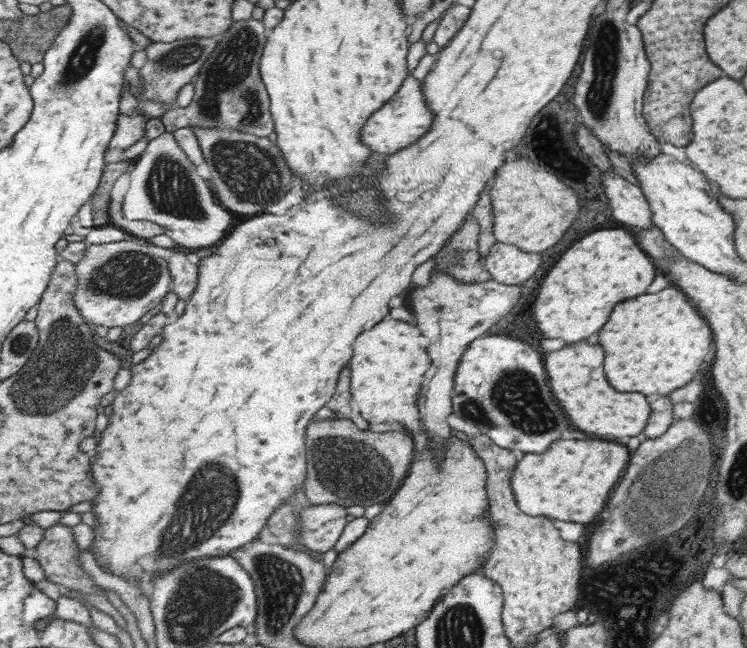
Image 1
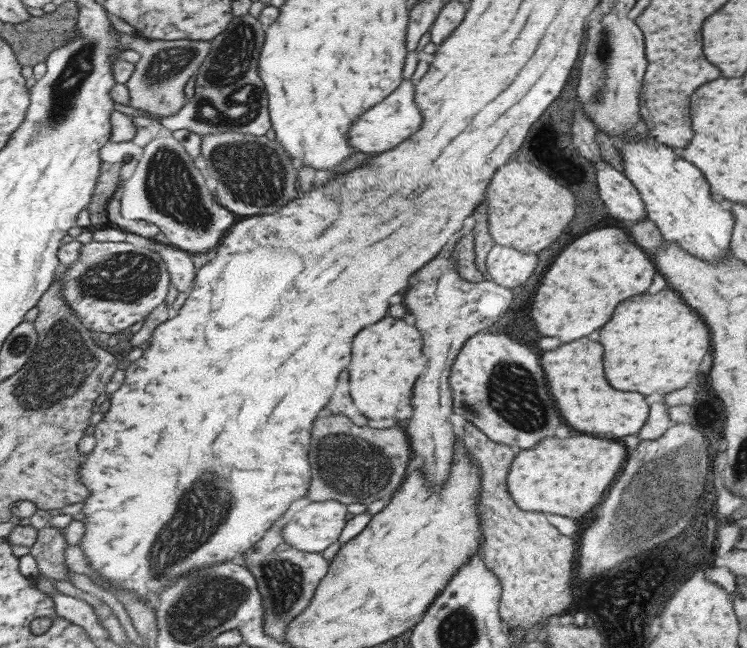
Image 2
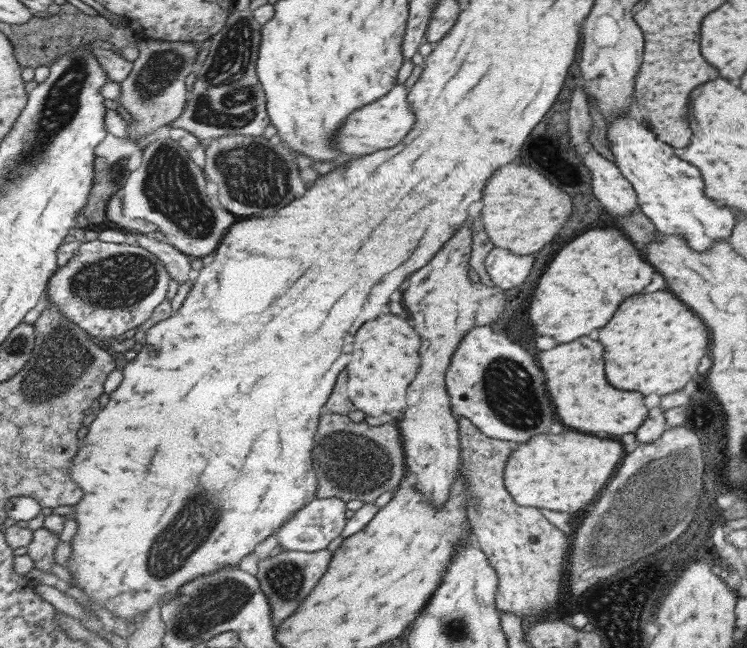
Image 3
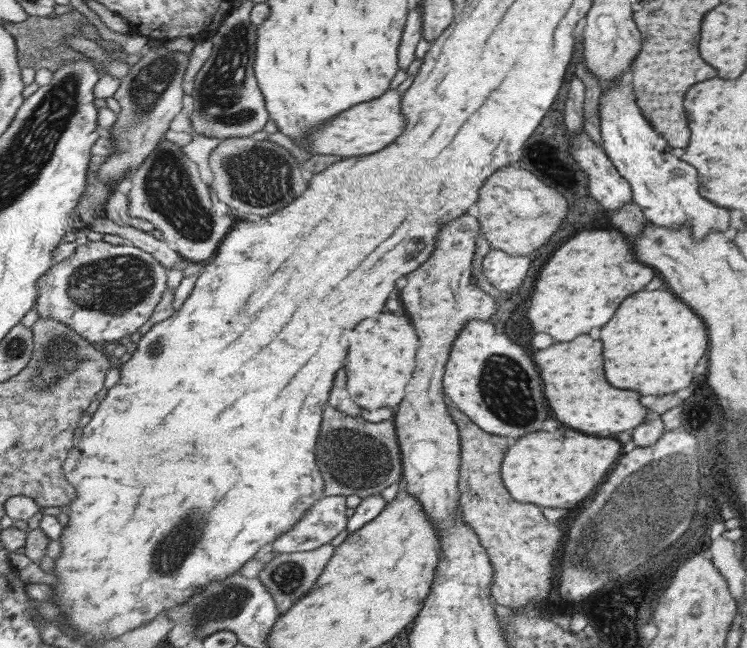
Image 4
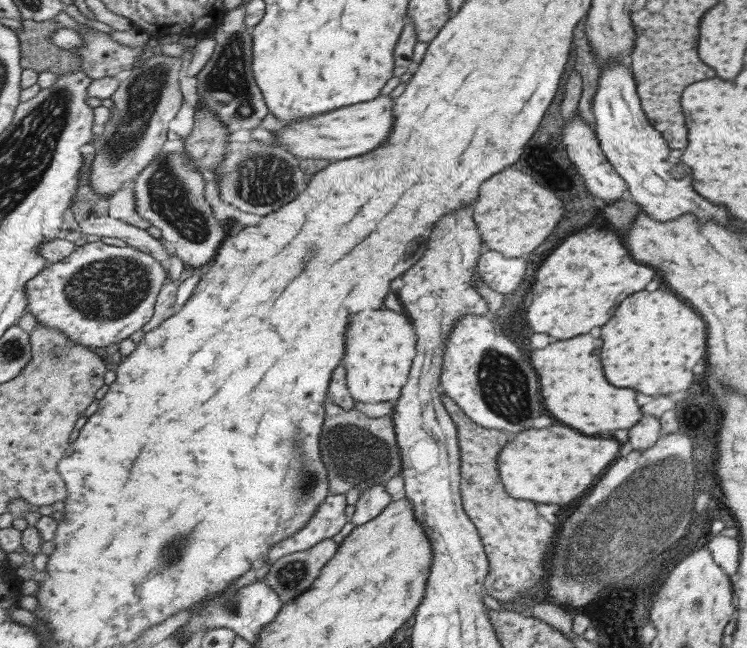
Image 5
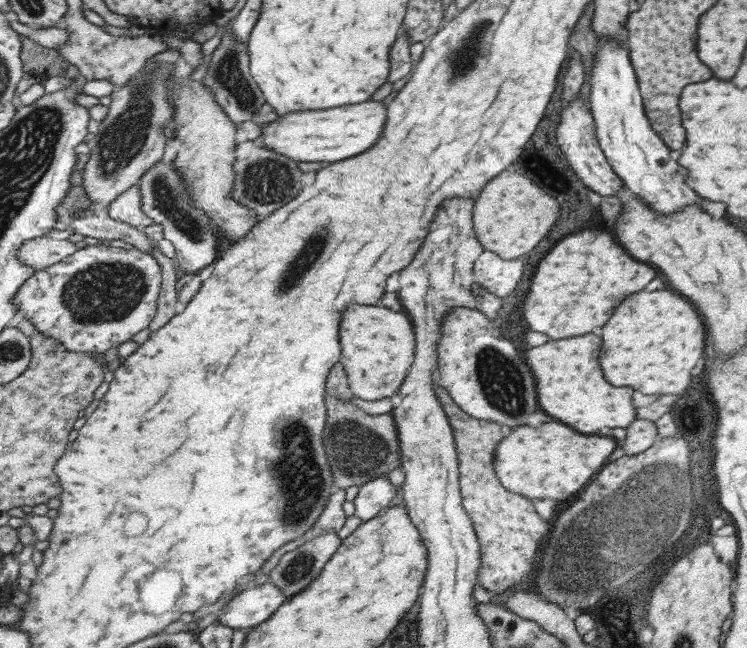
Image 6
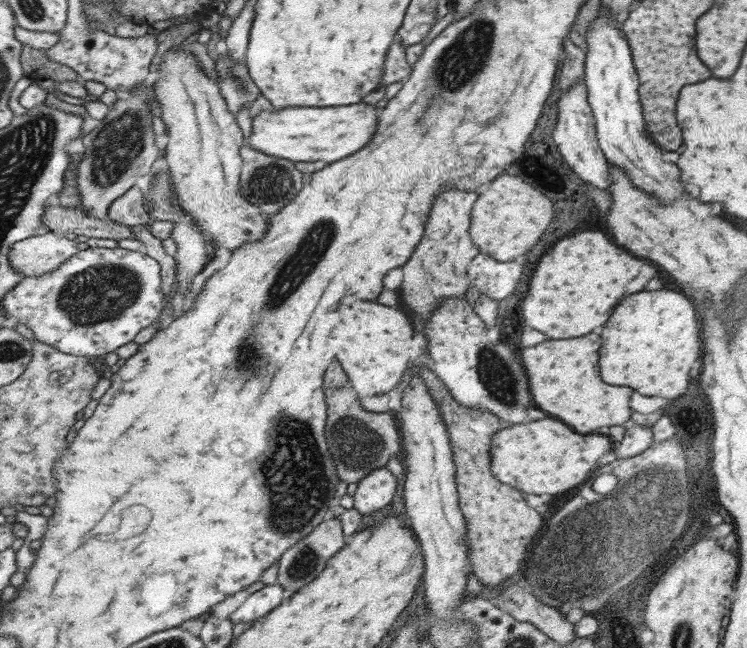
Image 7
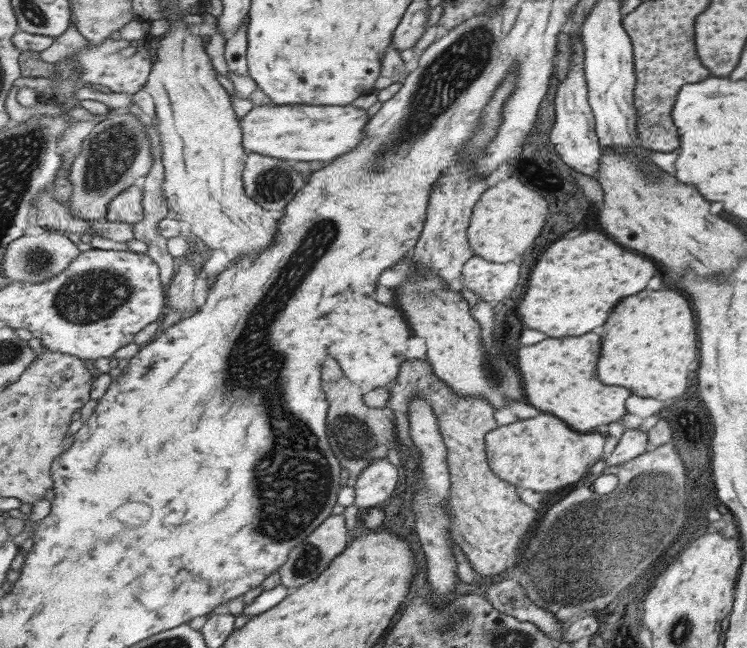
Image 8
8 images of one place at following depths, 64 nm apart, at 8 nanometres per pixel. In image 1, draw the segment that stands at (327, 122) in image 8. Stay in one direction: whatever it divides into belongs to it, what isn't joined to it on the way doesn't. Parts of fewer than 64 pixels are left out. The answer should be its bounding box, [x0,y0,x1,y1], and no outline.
[361,76,433,156]

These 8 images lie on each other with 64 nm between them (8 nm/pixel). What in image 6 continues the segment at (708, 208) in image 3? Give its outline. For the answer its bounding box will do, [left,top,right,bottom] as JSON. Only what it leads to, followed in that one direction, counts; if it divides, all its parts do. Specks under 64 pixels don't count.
[589,40,699,216]

